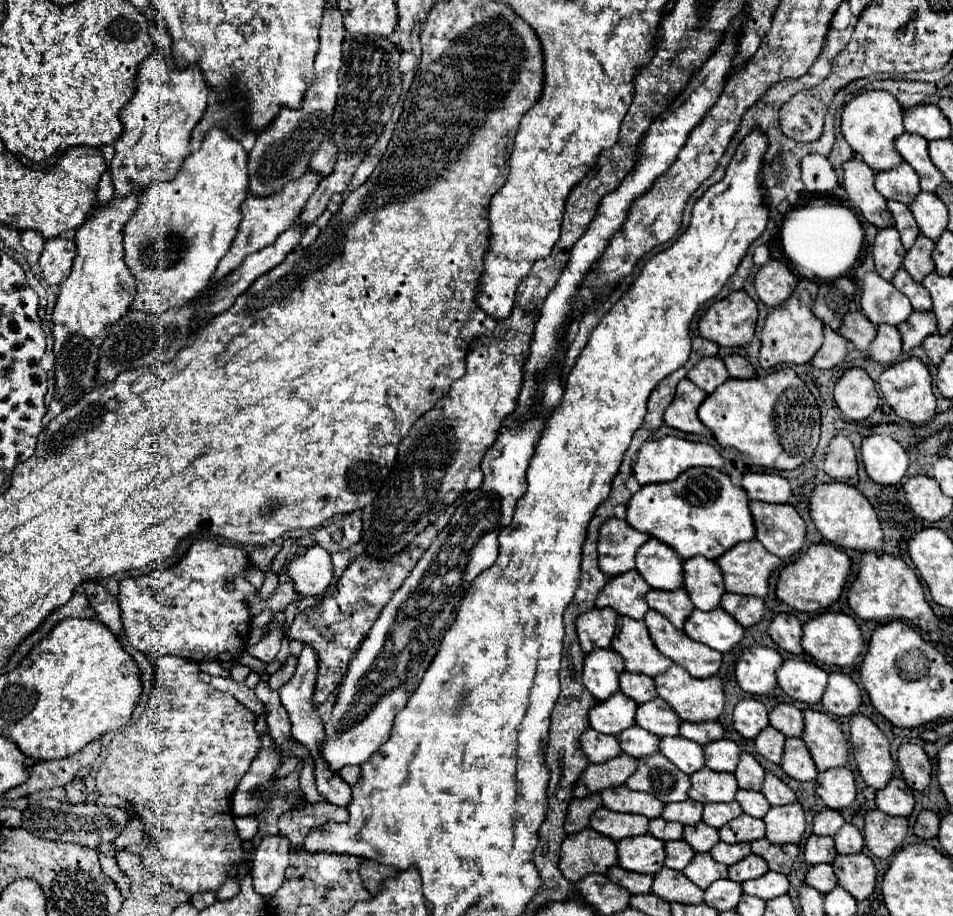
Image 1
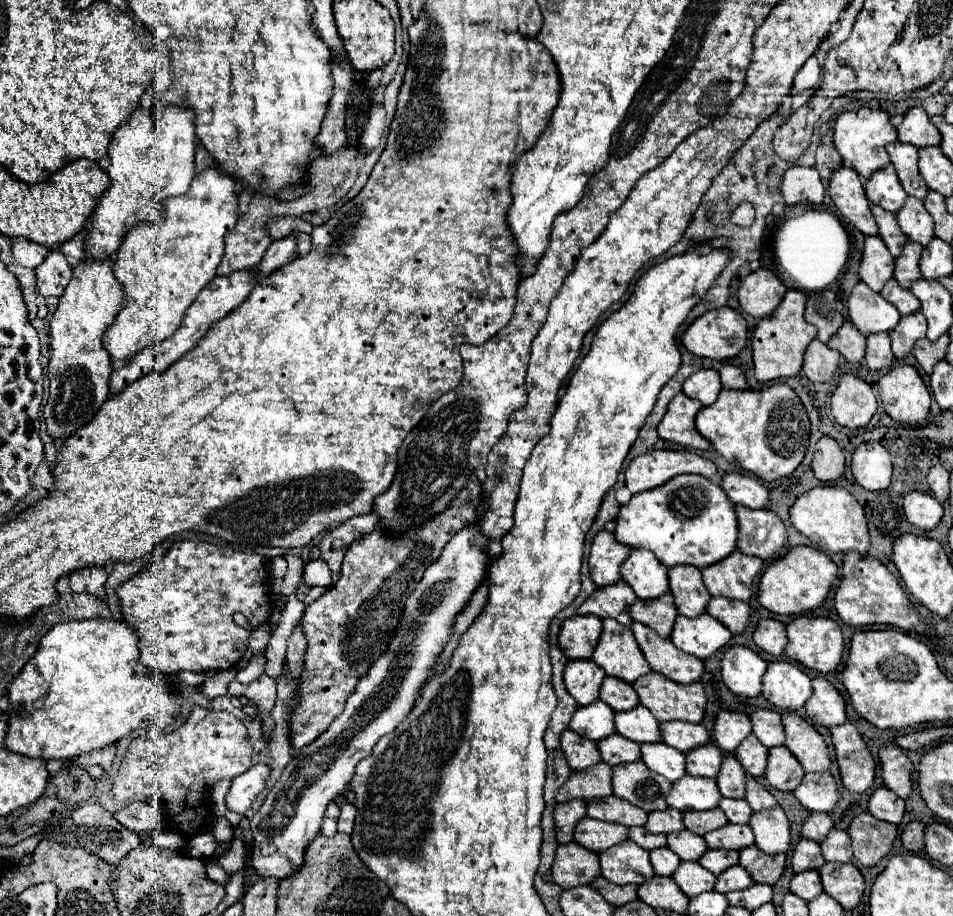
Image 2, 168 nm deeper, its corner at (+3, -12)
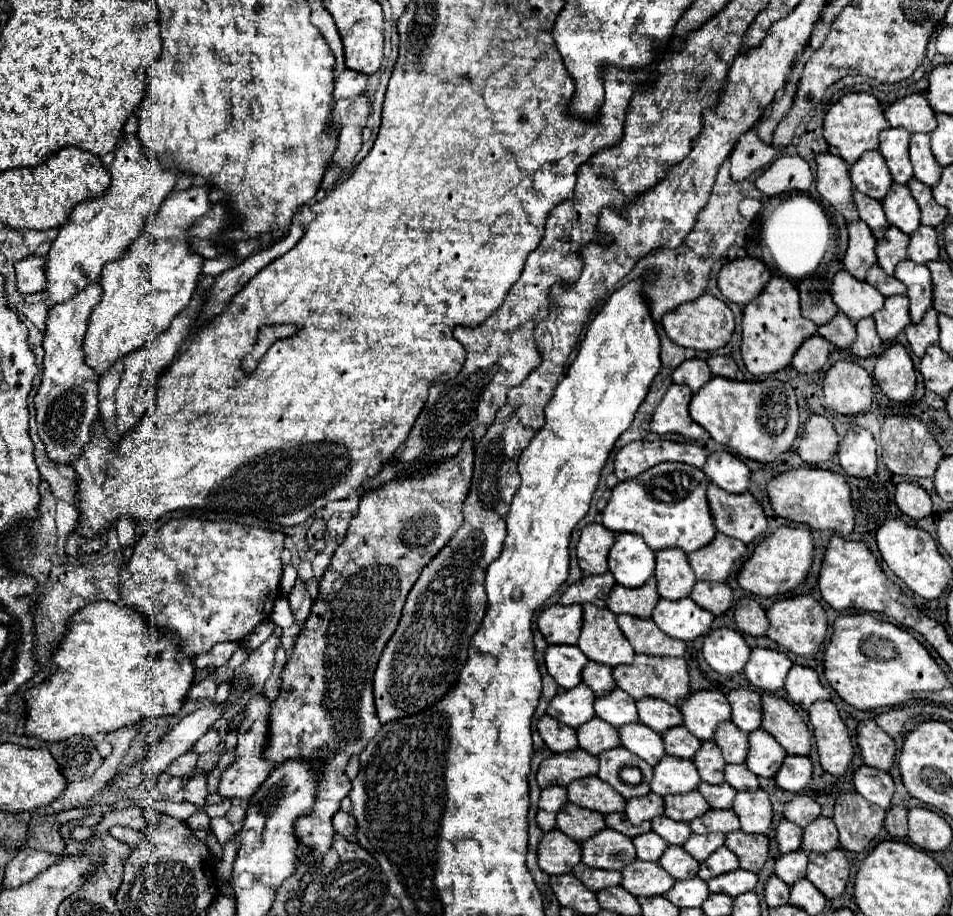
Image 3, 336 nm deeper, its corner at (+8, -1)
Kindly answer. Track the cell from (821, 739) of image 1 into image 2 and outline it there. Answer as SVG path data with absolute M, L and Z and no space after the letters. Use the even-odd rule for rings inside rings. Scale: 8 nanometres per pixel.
M782 713L784 731L786 731L786 747L794 753L806 773L824 773L830 771L832 759L830 749L824 737L800 715Z

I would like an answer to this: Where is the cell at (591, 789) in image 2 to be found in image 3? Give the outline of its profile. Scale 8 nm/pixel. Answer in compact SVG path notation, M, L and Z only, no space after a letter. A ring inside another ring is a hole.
M581 748L565 752L565 754L553 754L539 766L537 772L537 784L541 788L547 788L551 784L567 786L569 782L585 776L593 776L597 772L599 764L597 758L589 752L583 752Z

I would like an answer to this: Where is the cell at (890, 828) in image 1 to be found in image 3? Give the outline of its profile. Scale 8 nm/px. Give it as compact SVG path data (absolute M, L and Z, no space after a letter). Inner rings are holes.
M855 790L837 796L833 808L833 822L839 830L839 844L843 850L861 852L883 828L885 810L867 802Z

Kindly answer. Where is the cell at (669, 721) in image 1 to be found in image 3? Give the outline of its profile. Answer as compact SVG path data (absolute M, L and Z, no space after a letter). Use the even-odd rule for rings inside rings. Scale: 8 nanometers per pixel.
M621 688L611 690L607 696L595 698L595 716L599 716L615 728L639 720L635 700L631 700L631 696L627 696L627 692L623 692Z

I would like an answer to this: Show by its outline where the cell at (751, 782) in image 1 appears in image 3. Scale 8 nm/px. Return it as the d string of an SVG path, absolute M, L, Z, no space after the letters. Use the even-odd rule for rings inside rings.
M701 740L701 748L699 748L699 752L695 752L693 762L695 762L703 782L723 784L725 760L713 740Z

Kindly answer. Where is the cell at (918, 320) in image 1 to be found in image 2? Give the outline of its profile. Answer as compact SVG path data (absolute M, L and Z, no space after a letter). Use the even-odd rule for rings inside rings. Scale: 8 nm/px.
M920 311L902 317L900 323L892 331L888 331L892 337L894 357L900 361L906 359L912 353L912 347L916 345L916 341L926 337L926 331L928 331L928 323Z

